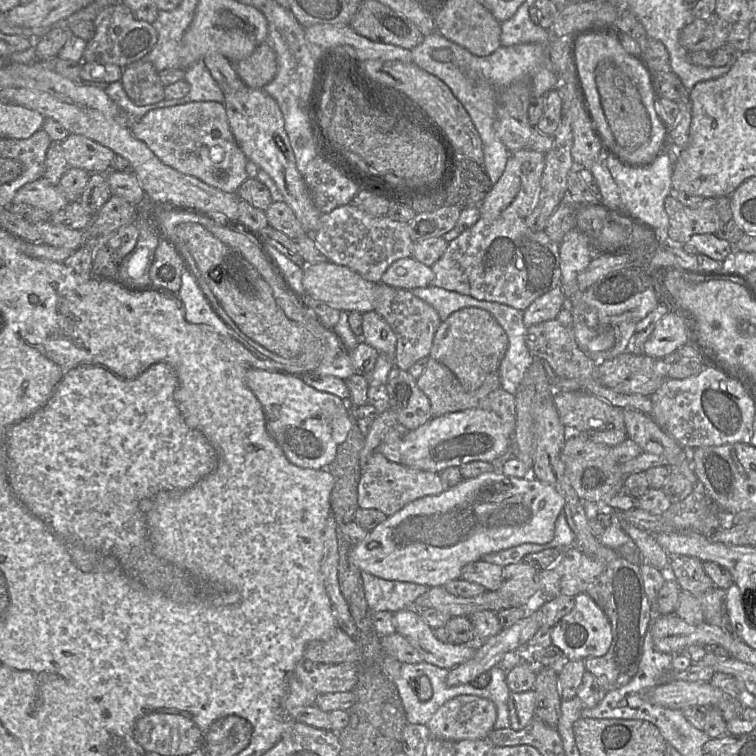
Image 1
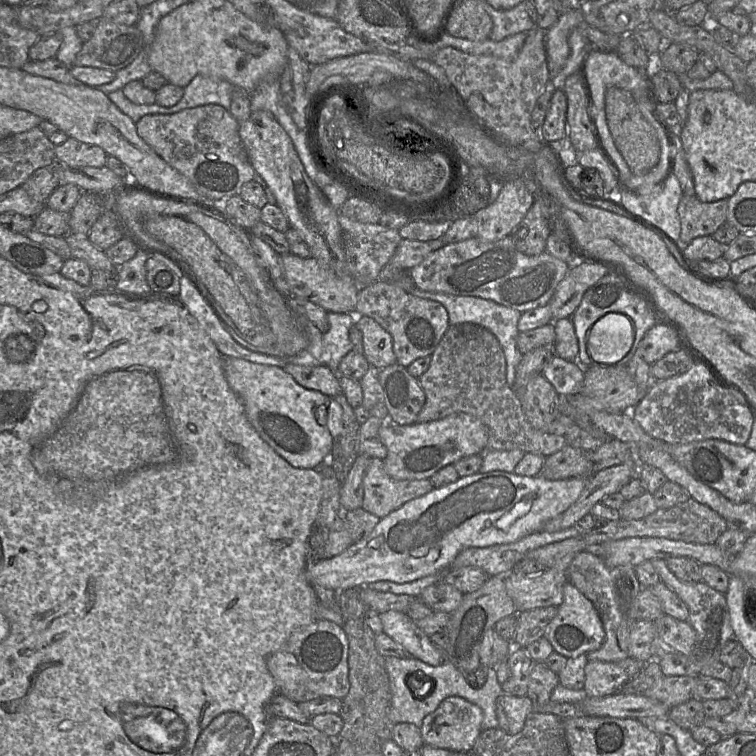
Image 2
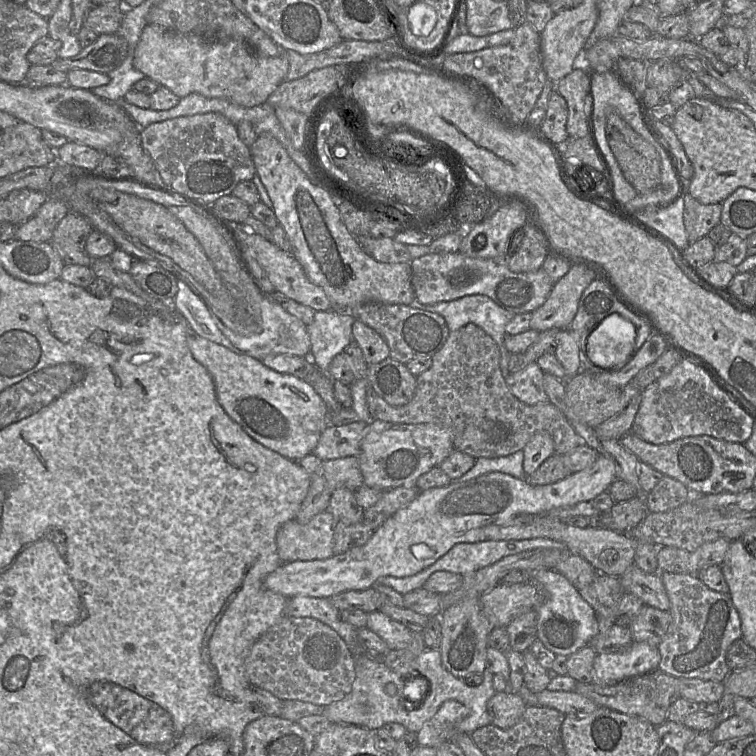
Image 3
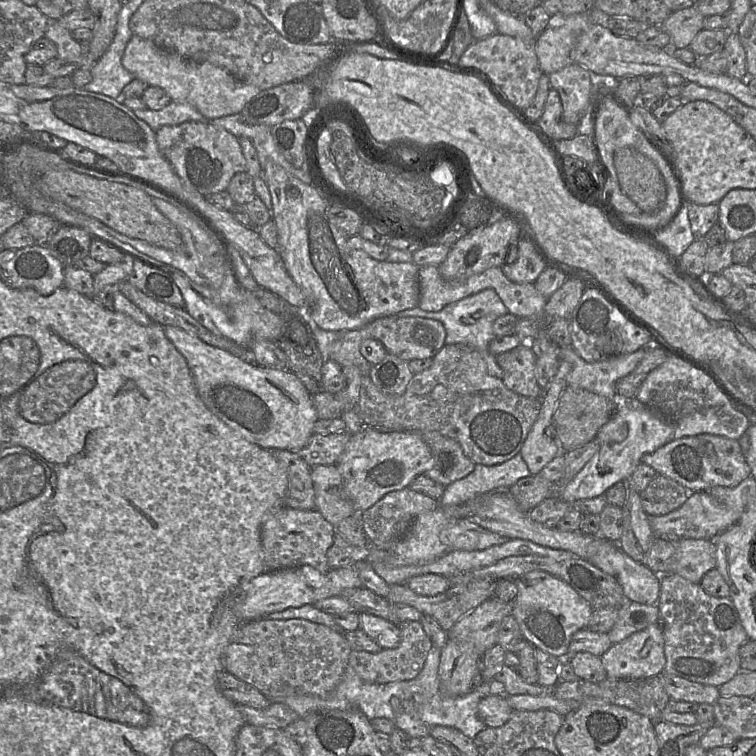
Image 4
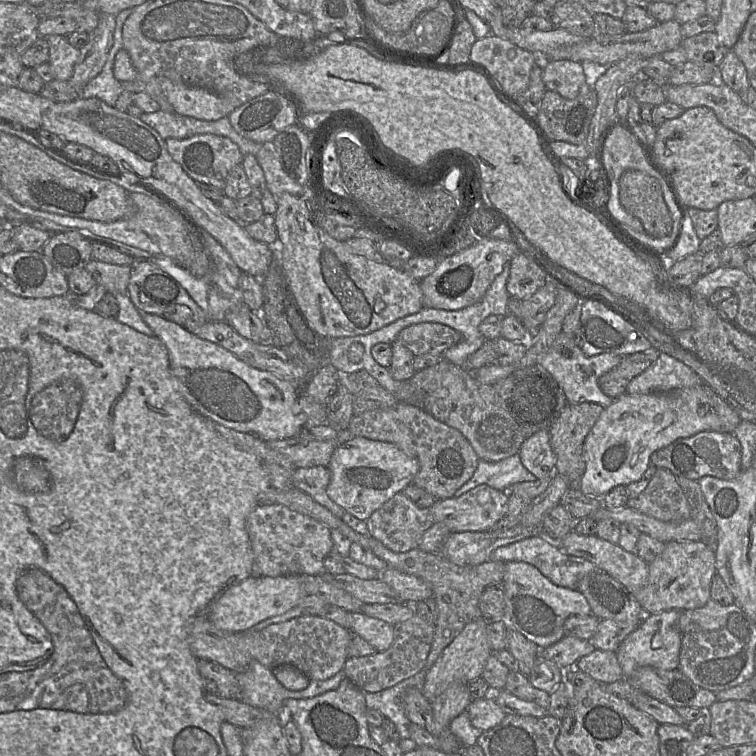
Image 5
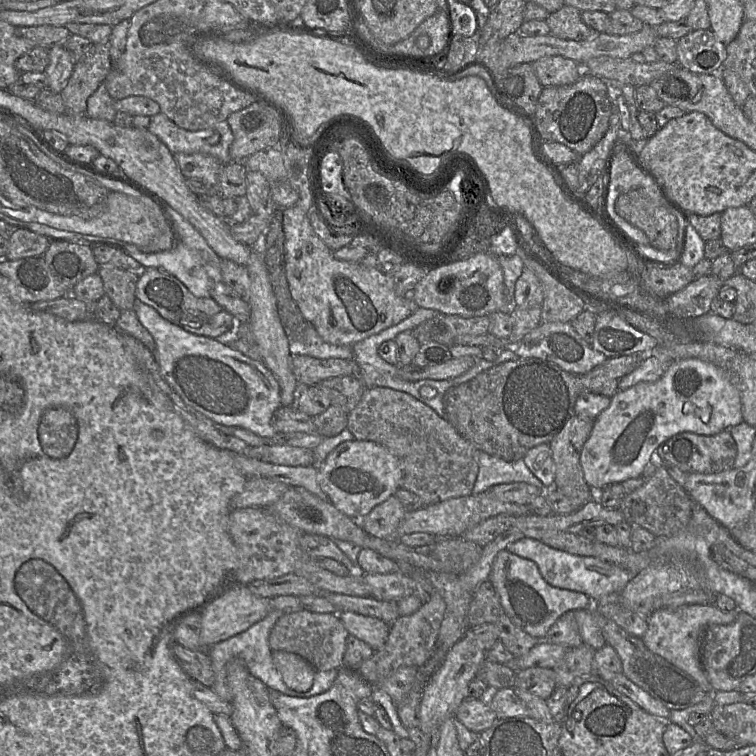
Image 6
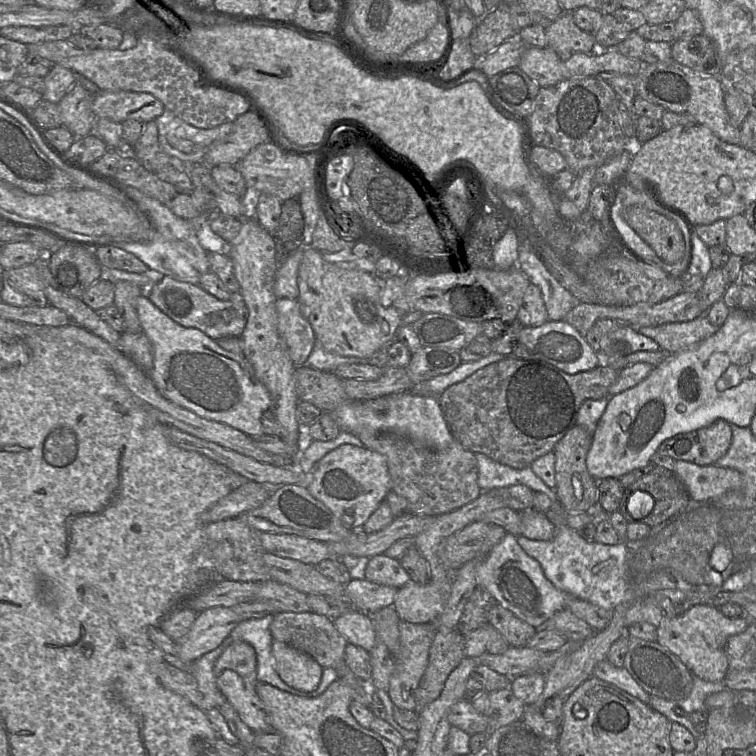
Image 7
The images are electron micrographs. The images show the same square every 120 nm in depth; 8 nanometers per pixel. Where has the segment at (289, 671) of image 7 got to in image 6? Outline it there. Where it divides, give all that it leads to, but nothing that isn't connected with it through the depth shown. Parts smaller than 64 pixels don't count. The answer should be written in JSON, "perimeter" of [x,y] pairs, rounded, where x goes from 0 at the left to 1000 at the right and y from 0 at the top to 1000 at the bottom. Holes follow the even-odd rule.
{"perimeter":[[[360,861],[360,872],[381,910],[392,915],[406,915],[411,911],[418,886],[401,869],[378,861]]]}

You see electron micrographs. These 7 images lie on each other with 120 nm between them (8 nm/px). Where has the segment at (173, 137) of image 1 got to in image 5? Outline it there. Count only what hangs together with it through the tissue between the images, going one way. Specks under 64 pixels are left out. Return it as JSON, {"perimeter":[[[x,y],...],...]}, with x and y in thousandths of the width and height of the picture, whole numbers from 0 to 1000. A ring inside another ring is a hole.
{"perimeter":[[[259,177],[245,184],[222,183],[220,196],[226,208],[258,239],[296,251],[303,228],[319,218],[323,205],[312,189],[300,181],[284,177]]]}

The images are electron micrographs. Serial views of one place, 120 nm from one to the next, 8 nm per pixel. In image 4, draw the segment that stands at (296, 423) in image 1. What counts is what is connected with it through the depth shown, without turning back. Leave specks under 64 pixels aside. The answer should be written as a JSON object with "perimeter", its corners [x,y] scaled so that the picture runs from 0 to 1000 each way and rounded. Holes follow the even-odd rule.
{"perimeter":[[[216,431],[216,437],[246,475],[270,536],[307,569],[353,595],[394,597],[406,587],[421,550],[413,521],[392,496],[323,476],[238,434]]]}

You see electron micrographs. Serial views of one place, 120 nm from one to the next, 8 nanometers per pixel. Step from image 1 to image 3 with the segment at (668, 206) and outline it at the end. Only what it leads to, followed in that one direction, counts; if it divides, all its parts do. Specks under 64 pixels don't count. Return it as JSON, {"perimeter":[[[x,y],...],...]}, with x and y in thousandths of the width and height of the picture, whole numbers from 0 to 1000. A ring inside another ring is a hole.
{"perimeter":[[[910,254],[905,261],[903,292],[911,323],[937,311],[952,295],[955,269],[927,270]]]}

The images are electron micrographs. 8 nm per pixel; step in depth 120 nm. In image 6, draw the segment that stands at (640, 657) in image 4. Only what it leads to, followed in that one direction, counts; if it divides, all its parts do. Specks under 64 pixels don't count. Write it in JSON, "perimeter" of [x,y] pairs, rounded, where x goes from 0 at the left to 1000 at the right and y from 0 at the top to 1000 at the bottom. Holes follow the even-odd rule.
{"perimeter":[[[944,799],[874,804],[856,816],[857,832],[848,845],[862,864],[907,889],[931,915],[943,919],[948,914],[939,905],[927,877],[927,848],[937,829],[967,825],[974,820],[976,811],[976,807],[956,810]]]}

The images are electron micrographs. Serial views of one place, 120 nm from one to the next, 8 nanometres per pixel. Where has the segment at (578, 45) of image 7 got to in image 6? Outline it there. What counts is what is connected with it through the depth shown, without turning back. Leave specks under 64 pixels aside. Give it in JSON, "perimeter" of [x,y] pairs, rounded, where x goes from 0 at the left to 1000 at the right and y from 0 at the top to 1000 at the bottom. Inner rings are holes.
{"perimeter":[[[753,7],[729,17],[722,29],[728,45],[747,53],[774,54],[794,45],[771,29],[769,15]]]}

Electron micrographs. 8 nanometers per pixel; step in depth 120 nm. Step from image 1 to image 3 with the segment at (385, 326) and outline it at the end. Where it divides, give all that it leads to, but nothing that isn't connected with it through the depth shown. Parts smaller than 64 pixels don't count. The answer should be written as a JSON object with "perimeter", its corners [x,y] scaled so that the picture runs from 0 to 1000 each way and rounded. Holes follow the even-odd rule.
{"perimeter":[[[470,423],[467,427],[466,451],[476,459],[487,483],[500,481],[515,474],[516,463],[505,444],[478,425]]]}

